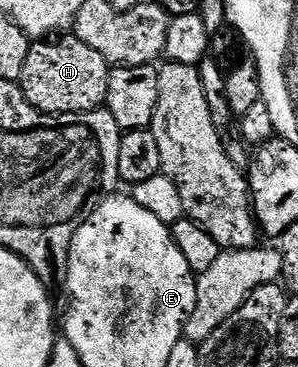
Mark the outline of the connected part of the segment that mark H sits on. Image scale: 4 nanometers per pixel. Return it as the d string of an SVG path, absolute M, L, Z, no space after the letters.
M68 34L57 44L36 42L26 54L26 66L18 81L24 97L39 112L49 116L61 116L71 112L95 112L108 99L108 73L110 65L98 54L90 50L86 42L77 40L75 35Z

